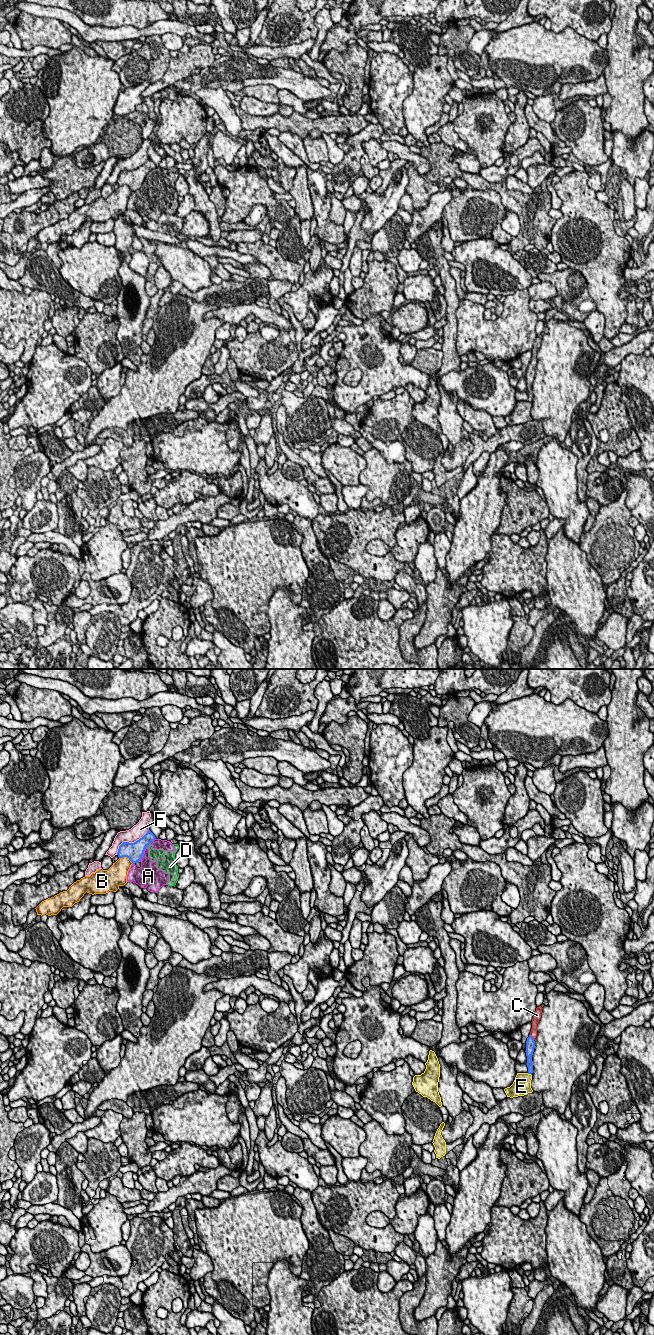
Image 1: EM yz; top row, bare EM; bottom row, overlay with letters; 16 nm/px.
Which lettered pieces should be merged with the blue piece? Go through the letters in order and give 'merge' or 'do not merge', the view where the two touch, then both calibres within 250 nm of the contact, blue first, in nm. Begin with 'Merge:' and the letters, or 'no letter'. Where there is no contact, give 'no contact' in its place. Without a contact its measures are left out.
Merge: C
A: do not merge; meets blue in yz; 280 nm thick on the blue side, 240 nm on the other
B: do not merge; meets blue in yz; 280 nm thick on the blue side, 280 nm on the other
C: merge; meets blue in yz; 160 nm thick on the blue side, 120 nm on the other
D: do not merge; meets blue in yz; 280 nm thick on the blue side, 160 nm on the other
E: do not merge; meets blue in yz; 100 nm thick on the blue side, 300 nm on the other
F: do not merge; meets blue in yz; 280 nm thick on the blue side, 220 nm on the other

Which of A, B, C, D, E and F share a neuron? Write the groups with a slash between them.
A D / B / C / E / F

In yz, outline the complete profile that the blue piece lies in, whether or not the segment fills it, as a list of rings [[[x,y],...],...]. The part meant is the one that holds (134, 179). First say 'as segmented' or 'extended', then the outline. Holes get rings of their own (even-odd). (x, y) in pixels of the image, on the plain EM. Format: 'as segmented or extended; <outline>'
as segmented; [[[148,158],[147,161],[134,171],[123,170],[118,177],[119,186],[127,185],[133,192],[142,187],[146,175],[156,167],[155,163]]]

